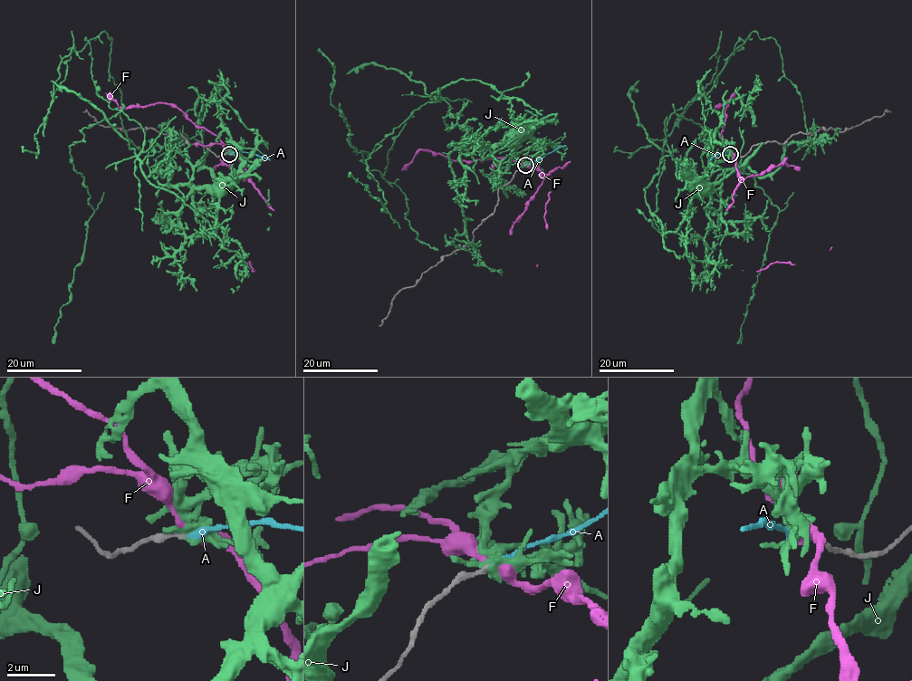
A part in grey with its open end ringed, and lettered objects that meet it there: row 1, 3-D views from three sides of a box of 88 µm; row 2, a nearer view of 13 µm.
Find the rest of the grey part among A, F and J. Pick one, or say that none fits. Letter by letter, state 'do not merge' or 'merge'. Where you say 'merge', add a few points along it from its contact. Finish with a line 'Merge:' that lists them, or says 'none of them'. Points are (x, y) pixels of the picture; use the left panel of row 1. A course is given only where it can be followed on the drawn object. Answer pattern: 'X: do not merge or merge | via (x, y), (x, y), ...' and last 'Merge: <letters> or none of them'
A: merge | via (229, 154), (248, 152), (270, 160)
F: do not merge
J: do not merge
Merge: A

